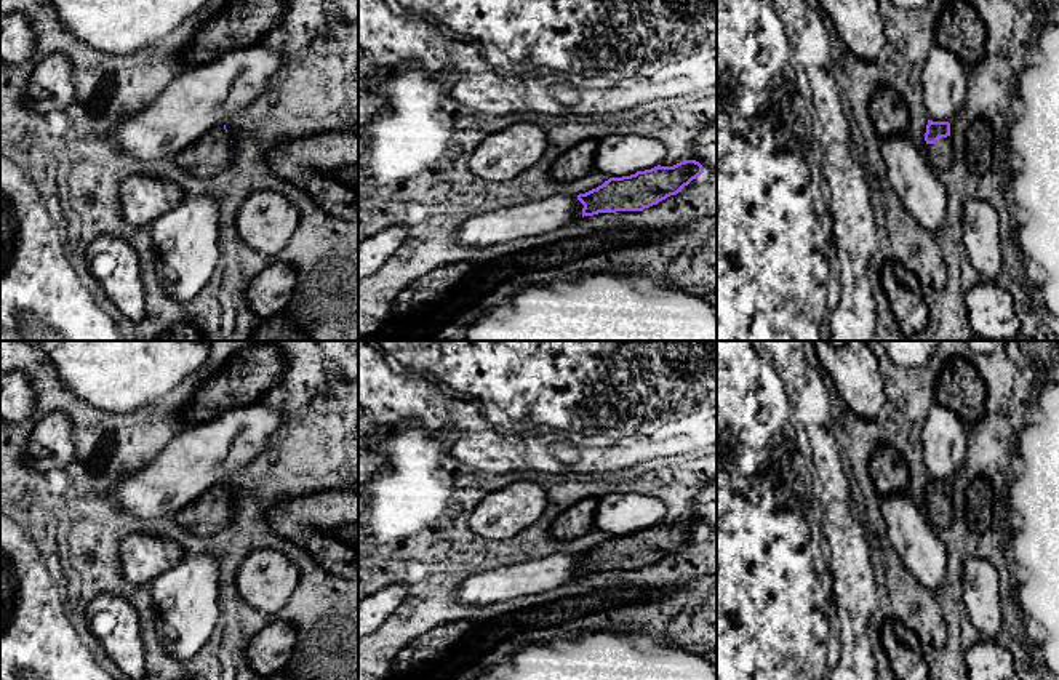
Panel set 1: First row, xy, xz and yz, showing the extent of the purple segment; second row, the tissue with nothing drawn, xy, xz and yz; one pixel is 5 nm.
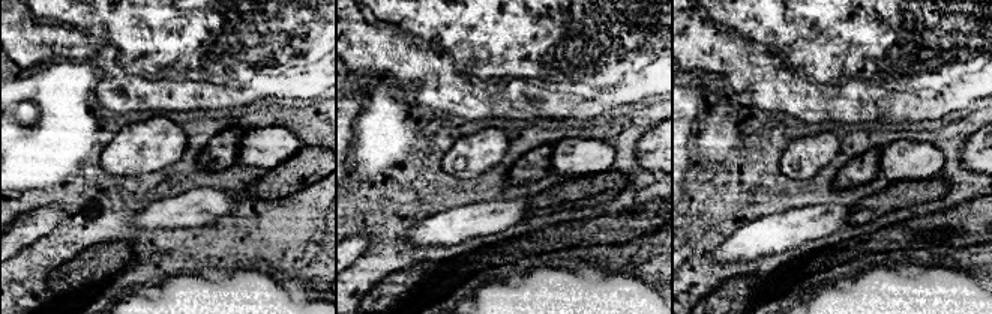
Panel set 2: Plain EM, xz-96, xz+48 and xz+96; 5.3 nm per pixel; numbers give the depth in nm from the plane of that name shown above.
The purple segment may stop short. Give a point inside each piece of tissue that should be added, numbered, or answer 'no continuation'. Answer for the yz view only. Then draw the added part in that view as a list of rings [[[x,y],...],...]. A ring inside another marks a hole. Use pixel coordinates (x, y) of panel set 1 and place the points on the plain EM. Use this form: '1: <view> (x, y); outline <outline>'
1: yz (939, 514); outline [[[952,494],[939,496],[936,502],[926,502],[926,518],[936,531],[950,528],[953,523]]]

